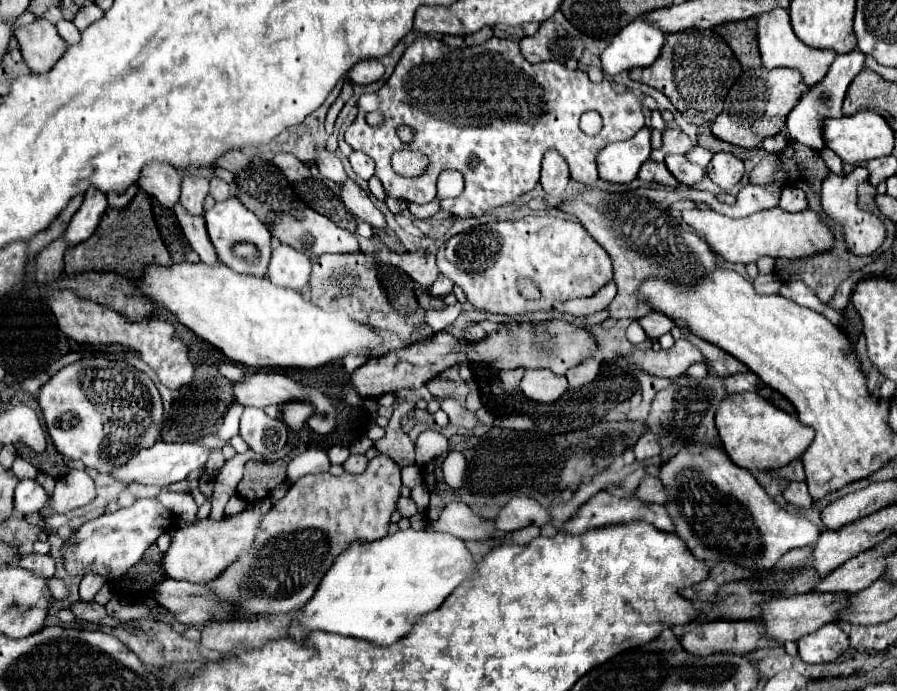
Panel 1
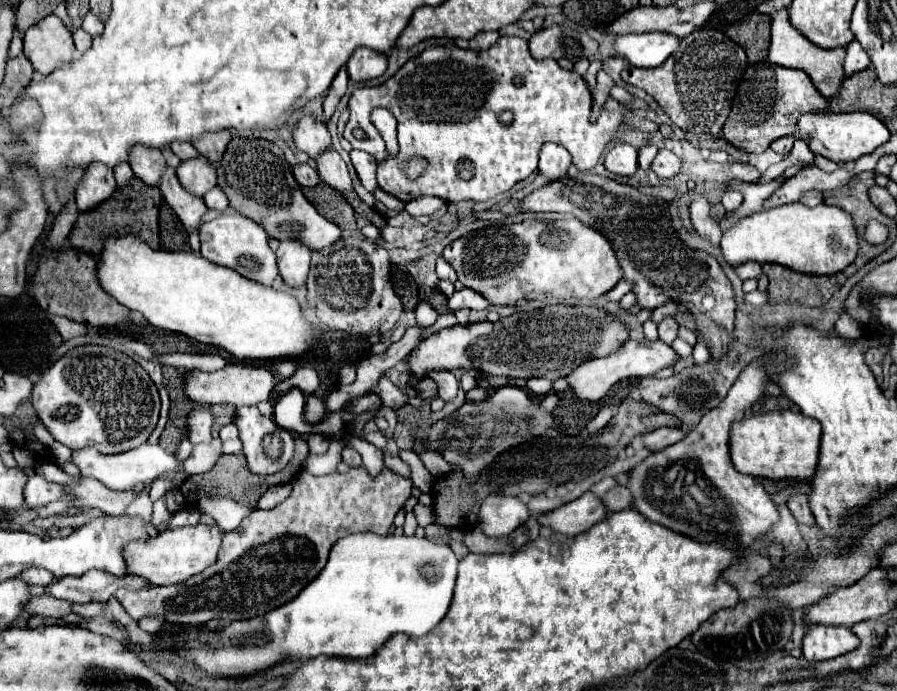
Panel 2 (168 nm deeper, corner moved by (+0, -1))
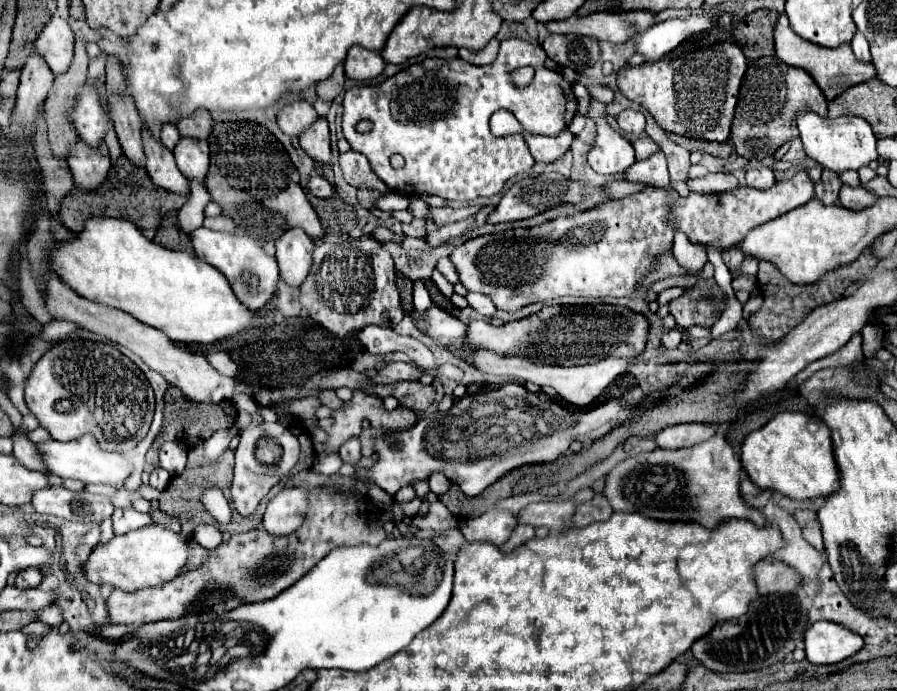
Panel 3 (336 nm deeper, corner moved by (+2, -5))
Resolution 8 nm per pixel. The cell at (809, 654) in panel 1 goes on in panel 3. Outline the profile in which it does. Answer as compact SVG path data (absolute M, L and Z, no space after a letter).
M814 622L804 632L804 650L810 664L838 664L864 646L862 636L836 622Z

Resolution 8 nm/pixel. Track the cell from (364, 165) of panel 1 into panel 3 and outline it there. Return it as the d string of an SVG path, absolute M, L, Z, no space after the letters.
M346 152L340 156L340 166L344 172L344 178L350 186L358 188L358 190L380 190L382 182L380 178L374 174L368 158L360 152Z

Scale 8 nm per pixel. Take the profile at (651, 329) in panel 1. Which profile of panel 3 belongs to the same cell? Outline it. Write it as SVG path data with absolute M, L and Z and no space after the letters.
M672 328L672 330L668 330L668 332L662 336L662 346L664 346L664 348L676 348L676 346L680 344L680 340L682 340L682 332L676 330L676 328Z

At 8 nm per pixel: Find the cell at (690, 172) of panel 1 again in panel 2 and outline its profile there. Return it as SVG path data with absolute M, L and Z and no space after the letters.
M660 150L656 154L650 170L660 178L672 178L680 172L680 158L670 150Z

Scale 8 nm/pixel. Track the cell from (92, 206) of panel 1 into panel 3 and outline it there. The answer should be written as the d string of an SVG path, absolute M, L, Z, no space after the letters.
M78 140L78 144L70 152L68 166L76 186L80 186L82 190L96 190L106 180L112 162L106 146L92 150Z

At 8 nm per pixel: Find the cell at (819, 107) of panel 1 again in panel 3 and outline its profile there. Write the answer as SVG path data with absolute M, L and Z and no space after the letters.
M860 32L852 38L850 46L852 46L852 52L854 52L854 56L856 56L858 60L862 60L862 62L870 62L870 48L868 48L866 38L864 38Z

